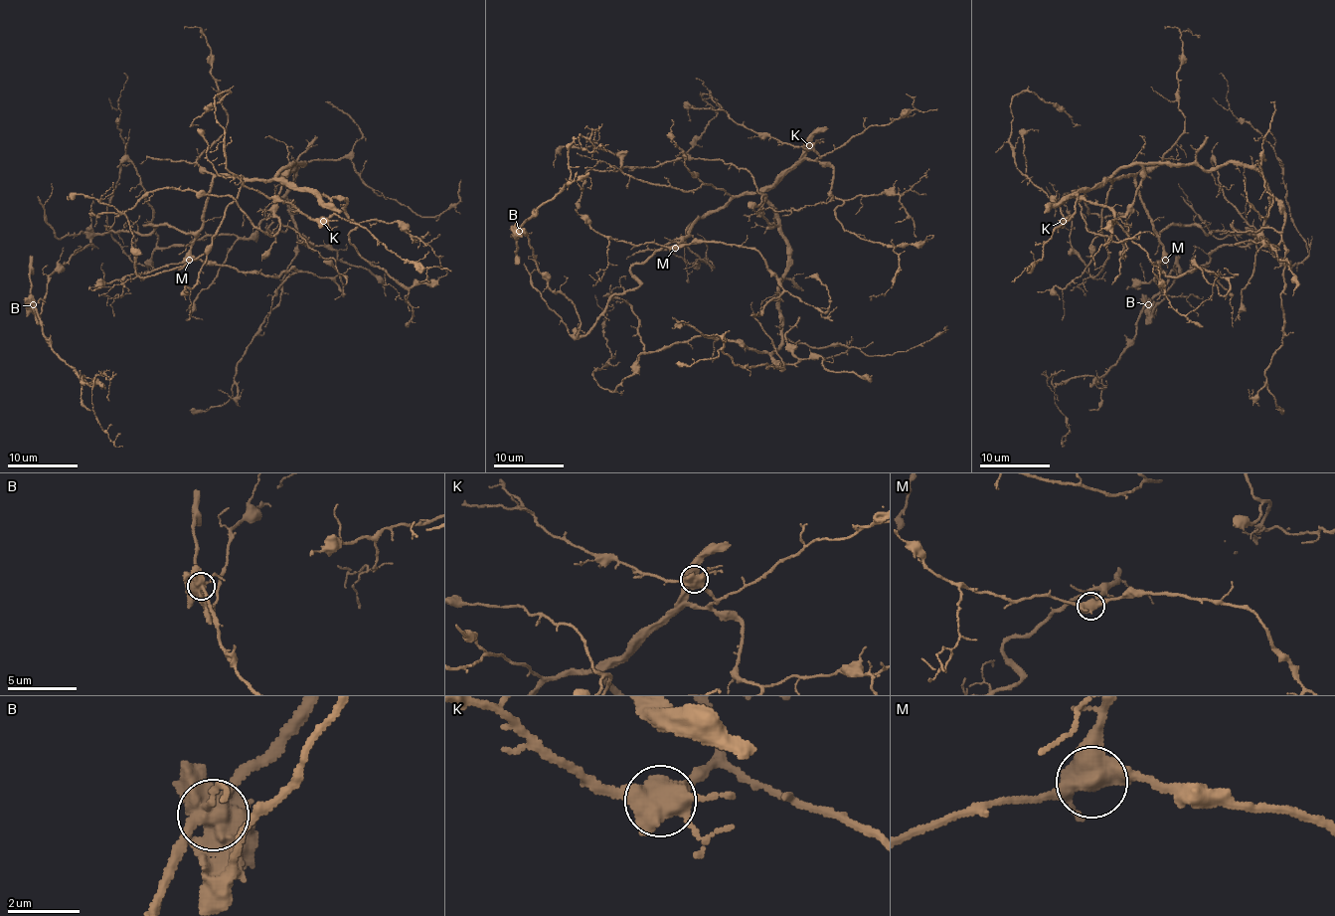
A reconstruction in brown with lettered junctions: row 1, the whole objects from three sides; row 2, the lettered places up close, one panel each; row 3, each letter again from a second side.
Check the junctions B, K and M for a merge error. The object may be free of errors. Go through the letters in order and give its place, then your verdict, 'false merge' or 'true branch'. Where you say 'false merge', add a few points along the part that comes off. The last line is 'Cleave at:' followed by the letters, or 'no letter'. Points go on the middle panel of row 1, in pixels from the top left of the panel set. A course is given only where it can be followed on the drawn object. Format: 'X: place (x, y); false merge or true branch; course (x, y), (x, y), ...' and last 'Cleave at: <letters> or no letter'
B: place (519, 231); false merge; course (520, 230), (564, 186), (571, 174), (568, 150), (578, 136), (590, 152), (600, 143), (606, 150)
K: place (809, 145); true branch
M: place (675, 248); true branch
Cleave at: B

